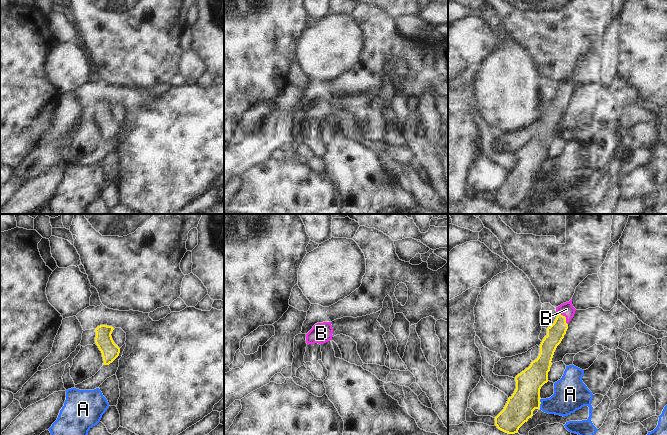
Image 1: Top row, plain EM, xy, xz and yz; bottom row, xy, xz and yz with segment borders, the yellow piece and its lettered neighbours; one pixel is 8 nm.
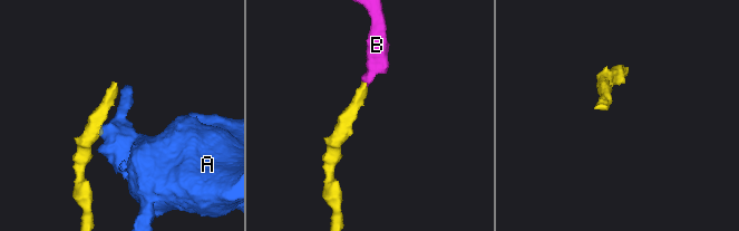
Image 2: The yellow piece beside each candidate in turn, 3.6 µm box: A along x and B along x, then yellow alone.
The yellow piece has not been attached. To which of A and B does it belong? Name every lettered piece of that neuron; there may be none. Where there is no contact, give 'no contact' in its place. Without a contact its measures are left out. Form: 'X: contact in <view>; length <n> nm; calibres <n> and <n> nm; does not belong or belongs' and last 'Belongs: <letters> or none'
A: contact in yz; length 90 nm; calibres 220 and 260 nm; does not belong
B: contact in yz; length 130 nm; calibres 140 and 110 nm; belongs
Belongs: B

